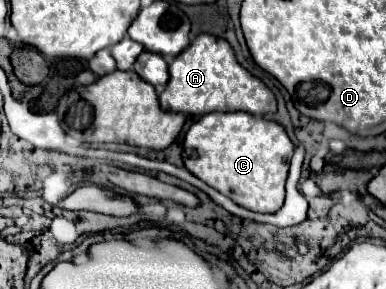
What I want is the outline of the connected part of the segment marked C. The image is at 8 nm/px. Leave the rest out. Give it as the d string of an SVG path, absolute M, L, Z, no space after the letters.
M208 113L186 131L182 161L192 175L204 179L204 183L216 187L216 191L228 195L244 209L252 209L256 213L276 213L284 203L284 183L292 151L294 145L288 139L284 127L274 121L266 121L250 113Z

